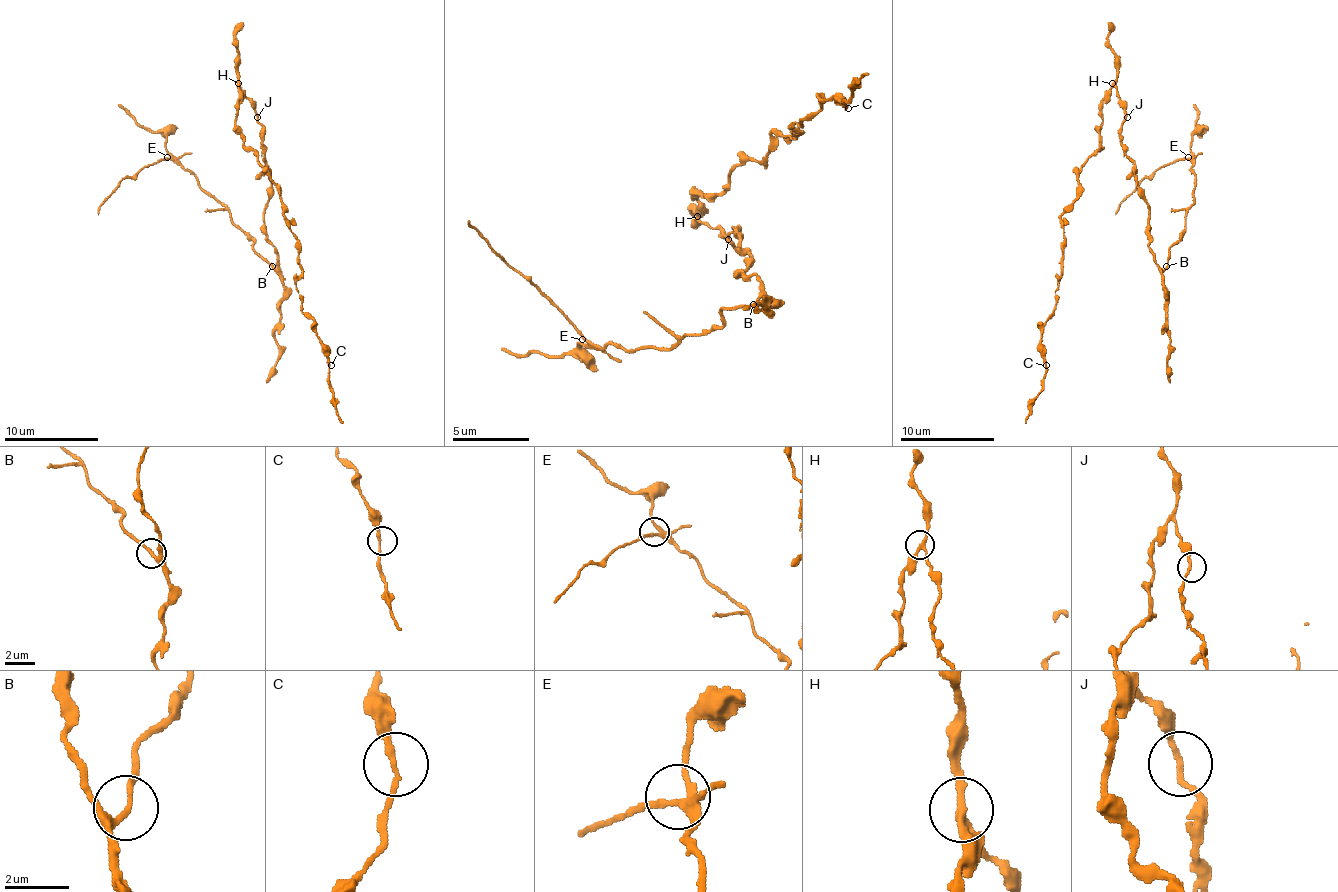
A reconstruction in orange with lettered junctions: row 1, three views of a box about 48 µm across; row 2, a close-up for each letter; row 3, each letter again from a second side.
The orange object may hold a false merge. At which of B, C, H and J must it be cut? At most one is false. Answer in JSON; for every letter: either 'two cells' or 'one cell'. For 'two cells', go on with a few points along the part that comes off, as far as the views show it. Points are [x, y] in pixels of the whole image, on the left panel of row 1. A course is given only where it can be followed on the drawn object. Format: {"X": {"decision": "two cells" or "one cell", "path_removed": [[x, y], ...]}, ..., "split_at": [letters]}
{"B": {"decision": "two cells", "path_removed": [[271, 266], [255, 249], [229, 211], [193, 176], [170, 159], [158, 159], [125, 178], [101, 204], [99, 214]]}, "C": {"decision": "one cell"}, "H": {"decision": "one cell"}, "J": {"decision": "one cell"}, "split_at": ["B"]}

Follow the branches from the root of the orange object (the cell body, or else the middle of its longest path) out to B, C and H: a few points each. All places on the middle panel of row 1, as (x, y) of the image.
B: (736, 231), (740, 247), (752, 254), (740, 274), (752, 274), (759, 281), (759, 297), (752, 305)
C: (736, 231), (709, 227), (694, 196), (717, 196), (775, 131), (802, 135), (790, 127), (825, 100), (848, 108)
H: (736, 231), (725, 235), (717, 227), (709, 227), (697, 216)

